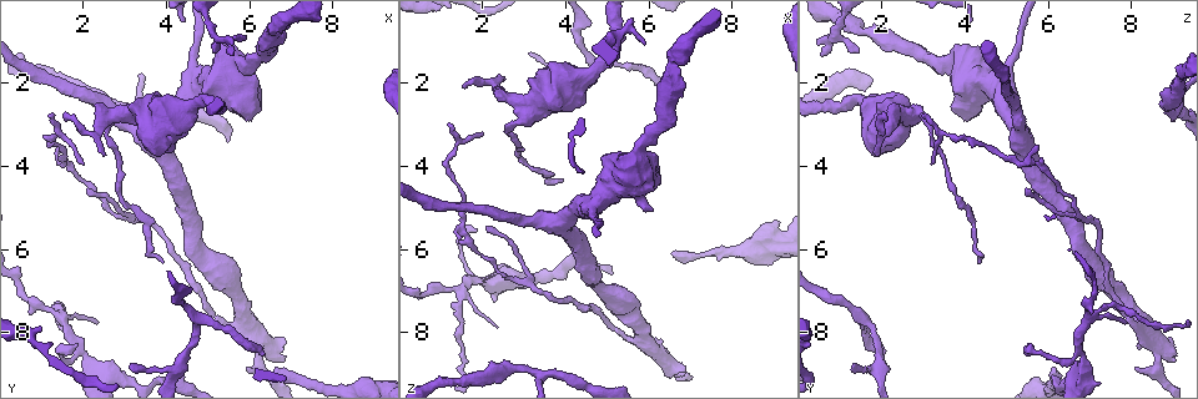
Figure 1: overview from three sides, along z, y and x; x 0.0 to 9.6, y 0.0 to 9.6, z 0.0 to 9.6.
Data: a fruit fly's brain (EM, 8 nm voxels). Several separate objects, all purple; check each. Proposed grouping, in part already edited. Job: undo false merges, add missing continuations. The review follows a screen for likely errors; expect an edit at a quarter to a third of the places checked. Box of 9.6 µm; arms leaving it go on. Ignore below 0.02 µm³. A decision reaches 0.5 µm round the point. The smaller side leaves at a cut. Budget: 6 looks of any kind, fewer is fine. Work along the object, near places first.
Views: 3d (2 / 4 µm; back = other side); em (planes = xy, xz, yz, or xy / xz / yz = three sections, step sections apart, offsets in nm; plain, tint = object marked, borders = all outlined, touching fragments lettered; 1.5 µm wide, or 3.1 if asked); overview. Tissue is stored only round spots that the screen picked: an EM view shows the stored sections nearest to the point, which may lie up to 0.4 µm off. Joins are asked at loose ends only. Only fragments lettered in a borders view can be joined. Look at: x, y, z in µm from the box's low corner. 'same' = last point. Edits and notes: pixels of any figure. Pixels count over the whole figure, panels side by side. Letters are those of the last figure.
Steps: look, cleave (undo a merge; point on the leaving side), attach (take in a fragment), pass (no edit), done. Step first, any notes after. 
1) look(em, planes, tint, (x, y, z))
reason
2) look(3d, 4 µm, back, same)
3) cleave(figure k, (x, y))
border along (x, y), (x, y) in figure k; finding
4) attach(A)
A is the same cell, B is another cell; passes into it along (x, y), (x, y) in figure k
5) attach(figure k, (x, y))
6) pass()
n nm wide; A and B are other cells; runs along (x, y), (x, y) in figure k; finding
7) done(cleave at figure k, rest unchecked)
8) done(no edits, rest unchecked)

look(3d, 2 µm, (3.10, 8.80, 1.20))
an open end

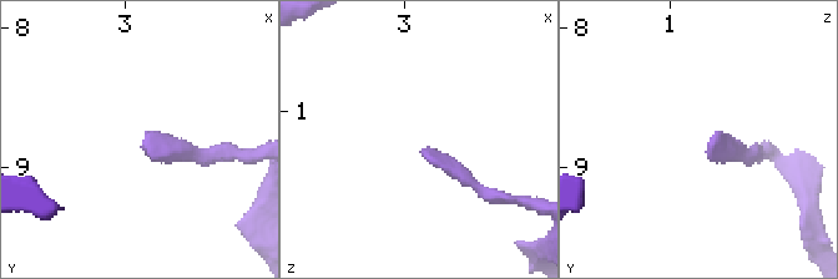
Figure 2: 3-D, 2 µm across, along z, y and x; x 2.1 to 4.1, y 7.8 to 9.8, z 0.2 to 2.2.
look(em, 3.1 µm, planes, tint, (3.16, 8.80, 1.28))

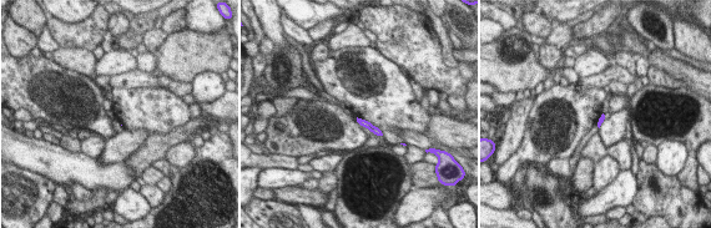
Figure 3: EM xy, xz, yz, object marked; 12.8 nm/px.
look(em, 3.1 µm, planes, borders, same)

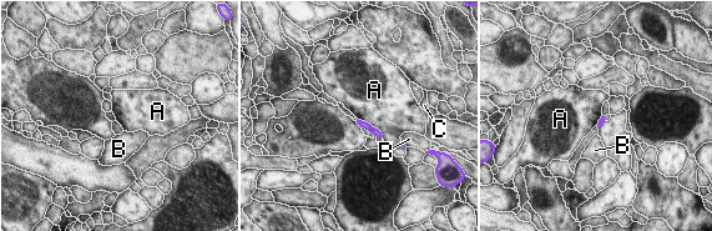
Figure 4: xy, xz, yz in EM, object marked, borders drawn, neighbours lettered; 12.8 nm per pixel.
pass()
A, B and C are other cells; border along (357, 117), (369, 122), (384, 137) in figure 4; none of them fits

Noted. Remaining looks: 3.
look(em, planes, tint, (6.25, 8.60, 2.00))
branch stops here

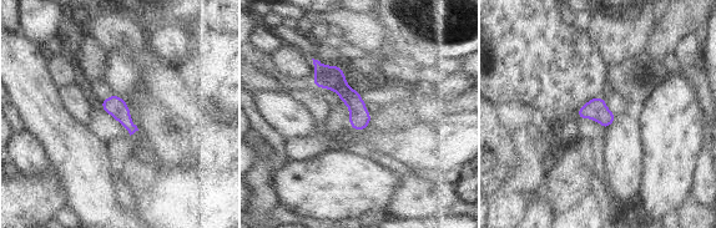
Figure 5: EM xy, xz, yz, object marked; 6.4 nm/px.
look(em, planes, borders, same)
see the neighbours

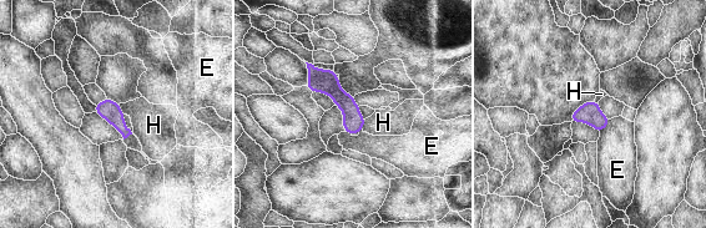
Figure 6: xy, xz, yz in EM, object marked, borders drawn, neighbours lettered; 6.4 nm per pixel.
pass()
E and H are other cells; border along (610, 120), (600, 135) in figure 6; no lettered fragment goes on from it

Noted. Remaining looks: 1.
look(em, planes, borders, (5.85, 7.60, 8.10))
small branch off a trunk

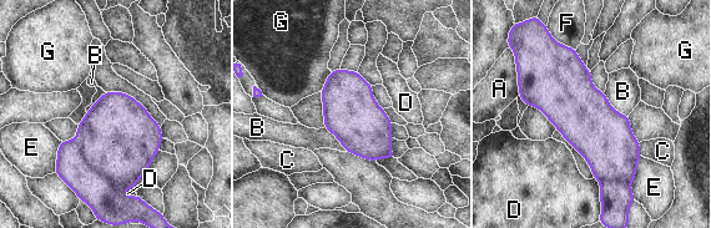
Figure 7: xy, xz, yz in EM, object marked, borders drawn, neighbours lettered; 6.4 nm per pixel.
cleave(figure 7, (106, 199))
A, B, C, D, E, F and G are other cells; border along (75, 138), (85, 161), (121, 188) in figure 7; a second cell is stuck on

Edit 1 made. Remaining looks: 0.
done(cleave at figure 7, rest unchecked)

